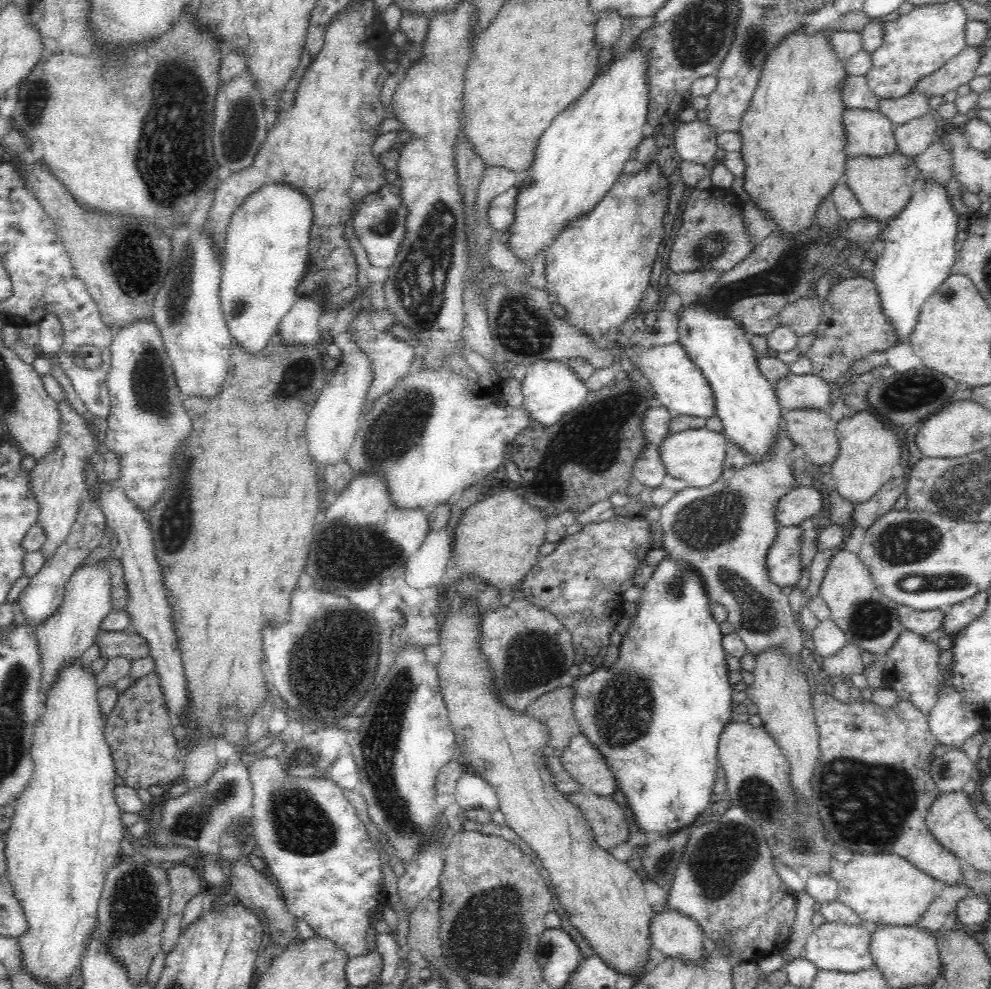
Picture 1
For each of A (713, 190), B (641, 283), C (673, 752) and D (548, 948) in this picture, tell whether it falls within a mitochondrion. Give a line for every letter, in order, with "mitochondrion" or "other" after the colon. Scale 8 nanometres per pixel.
A: other
B: other
C: other
D: mitochondrion

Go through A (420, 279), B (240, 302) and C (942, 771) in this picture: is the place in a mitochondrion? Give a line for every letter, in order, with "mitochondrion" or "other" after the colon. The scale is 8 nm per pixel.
A: mitochondrion
B: mitochondrion
C: mitochondrion

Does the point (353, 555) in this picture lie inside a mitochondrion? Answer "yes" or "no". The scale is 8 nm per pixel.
yes

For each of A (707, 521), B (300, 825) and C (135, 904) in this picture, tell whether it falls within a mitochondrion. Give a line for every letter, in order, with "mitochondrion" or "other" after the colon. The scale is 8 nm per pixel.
A: mitochondrion
B: mitochondrion
C: mitochondrion

